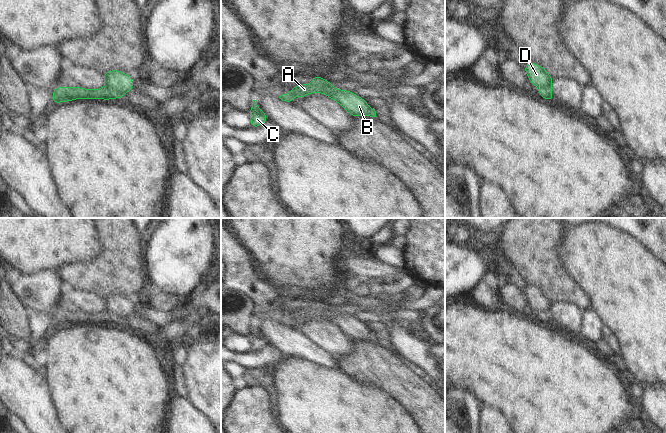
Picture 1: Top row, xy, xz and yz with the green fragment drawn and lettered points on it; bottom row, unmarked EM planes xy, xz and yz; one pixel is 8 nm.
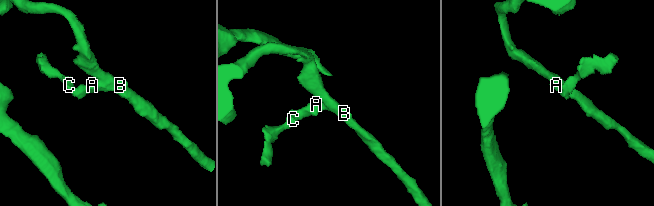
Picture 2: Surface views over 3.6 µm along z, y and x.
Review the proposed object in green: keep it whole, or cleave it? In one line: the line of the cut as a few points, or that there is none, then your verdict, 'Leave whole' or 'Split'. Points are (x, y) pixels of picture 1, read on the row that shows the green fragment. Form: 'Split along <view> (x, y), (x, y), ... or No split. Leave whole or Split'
Split along xy (106, 86), (112, 89), (119, 97). Split

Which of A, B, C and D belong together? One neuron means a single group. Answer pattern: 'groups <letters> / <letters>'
groups A C / B D

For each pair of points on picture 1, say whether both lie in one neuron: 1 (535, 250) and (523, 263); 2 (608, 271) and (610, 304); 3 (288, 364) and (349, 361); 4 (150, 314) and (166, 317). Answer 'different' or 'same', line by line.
1: same
2: same
3: different
4: same

